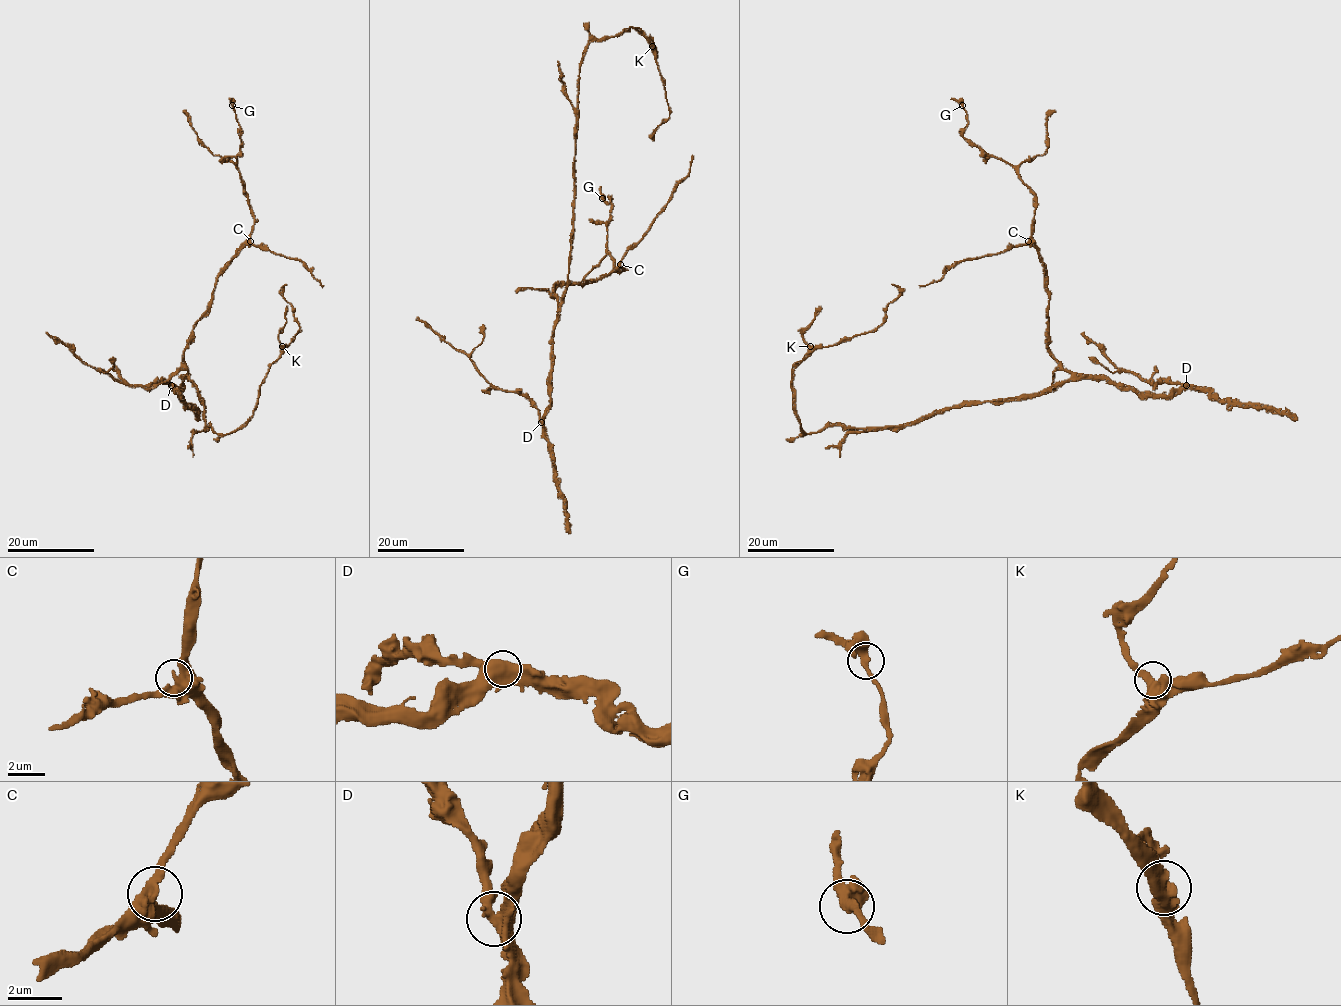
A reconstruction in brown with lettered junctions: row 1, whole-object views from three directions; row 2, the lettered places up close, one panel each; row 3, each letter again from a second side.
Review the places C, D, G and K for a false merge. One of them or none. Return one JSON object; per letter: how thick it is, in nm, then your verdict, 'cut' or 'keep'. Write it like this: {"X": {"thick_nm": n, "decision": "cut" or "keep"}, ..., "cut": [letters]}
{"C": {"thick_nm": 380, "decision": "keep"}, "D": {"thick_nm": 500, "decision": "keep"}, "G": {"thick_nm": 300, "decision": "keep"}, "K": {"thick_nm": 440, "decision": "keep"}, "cut": []}

